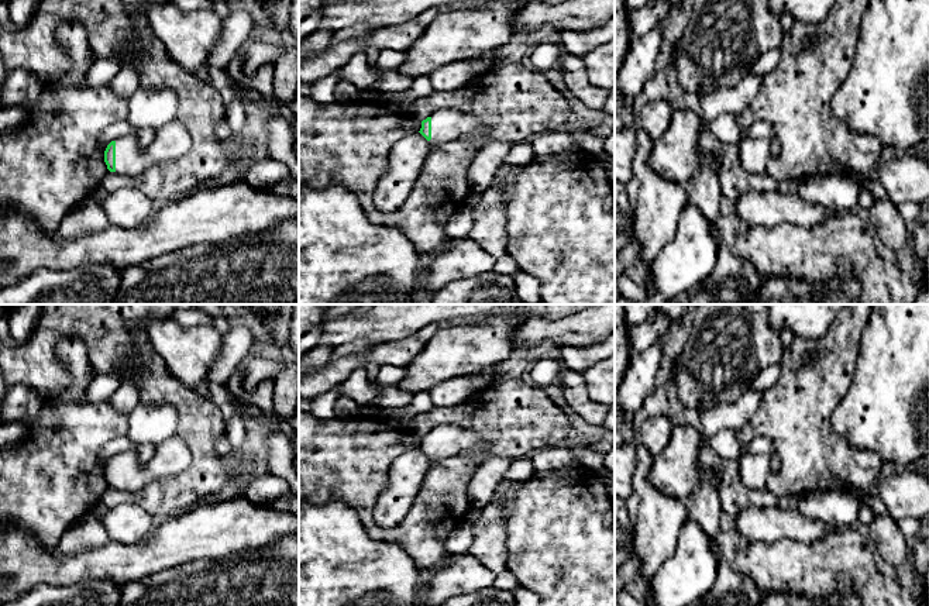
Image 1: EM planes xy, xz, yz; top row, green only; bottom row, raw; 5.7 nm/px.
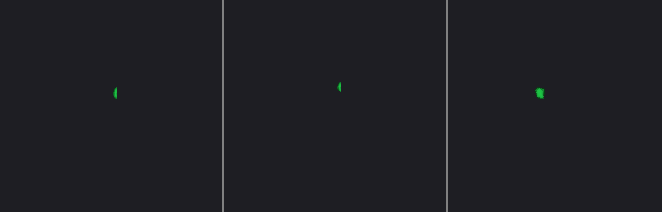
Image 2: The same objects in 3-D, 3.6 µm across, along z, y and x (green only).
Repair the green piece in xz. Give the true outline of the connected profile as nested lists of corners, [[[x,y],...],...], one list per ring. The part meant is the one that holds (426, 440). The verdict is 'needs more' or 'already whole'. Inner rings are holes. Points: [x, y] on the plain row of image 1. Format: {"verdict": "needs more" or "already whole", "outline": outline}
{"verdict": "needs more", "outline": [[[299,410],[299,503],[341,502],[348,505],[358,512],[371,538],[402,545],[419,569],[444,568],[453,559],[453,555],[445,550],[445,540],[460,524],[467,521],[467,516],[474,507],[468,497],[468,483],[475,468],[491,457],[491,448],[491,443],[479,431],[454,424],[440,424],[420,437],[416,433],[405,431],[400,426],[386,427],[379,420],[359,416],[352,419],[317,419],[312,413]],[[417,448],[429,457],[430,466],[406,517],[398,526],[383,528],[375,523],[374,509],[388,486],[389,468],[398,457]]]}

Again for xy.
{"verdict": "needs more", "outline": [[[62,338],[56,354],[70,373],[70,385],[59,397],[44,399],[35,419],[21,420],[27,434],[20,441],[0,447],[0,524],[17,524],[52,550],[61,537],[80,517],[79,510],[97,510],[97,503],[110,488],[118,492],[138,492],[154,479],[176,476],[192,464],[189,447],[179,435],[156,445],[147,465],[138,462],[134,451],[118,452],[103,468],[99,448],[110,440],[125,435],[128,416],[104,402],[87,402],[85,393],[93,379],[87,348],[82,340]]]}

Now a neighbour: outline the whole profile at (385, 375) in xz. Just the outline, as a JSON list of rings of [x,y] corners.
[[[381,366],[374,381],[382,385],[396,383],[400,381],[400,372],[396,366]]]

